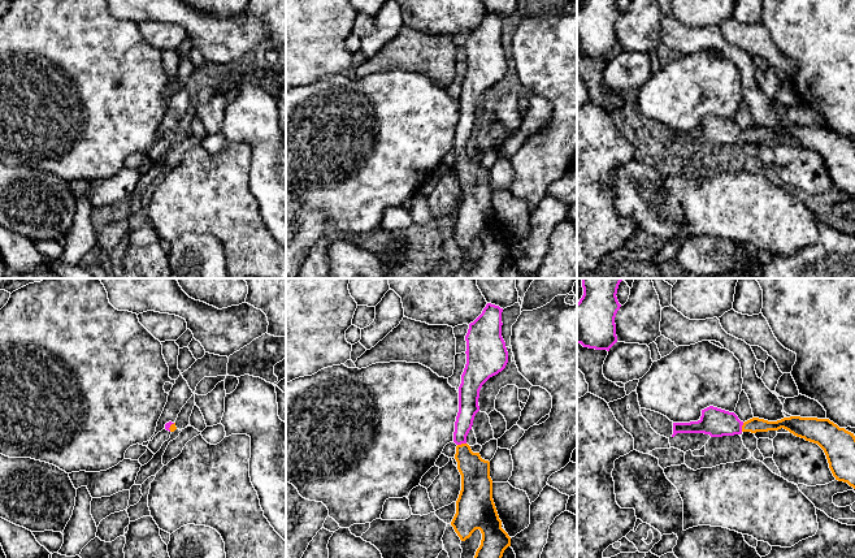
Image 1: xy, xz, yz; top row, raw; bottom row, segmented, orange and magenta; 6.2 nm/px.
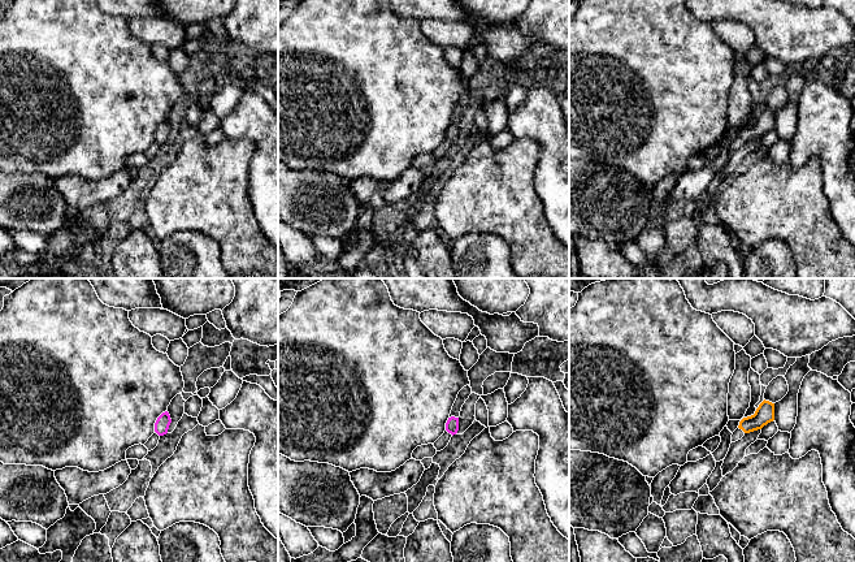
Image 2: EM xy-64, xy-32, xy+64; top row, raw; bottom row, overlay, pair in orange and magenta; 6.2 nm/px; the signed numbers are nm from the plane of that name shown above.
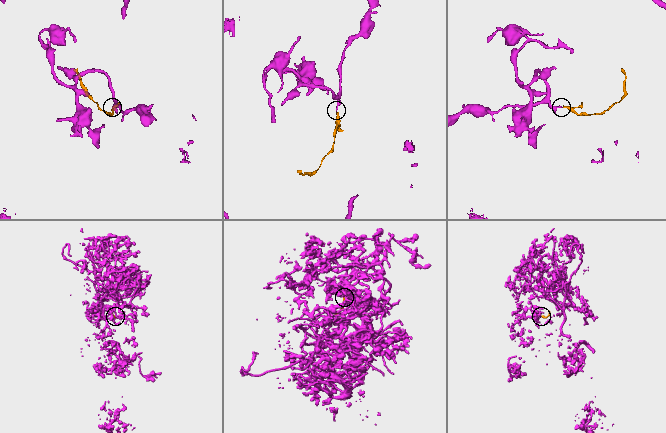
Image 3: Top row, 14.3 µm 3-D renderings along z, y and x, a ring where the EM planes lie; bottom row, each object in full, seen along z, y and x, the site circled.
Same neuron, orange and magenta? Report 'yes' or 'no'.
yes

